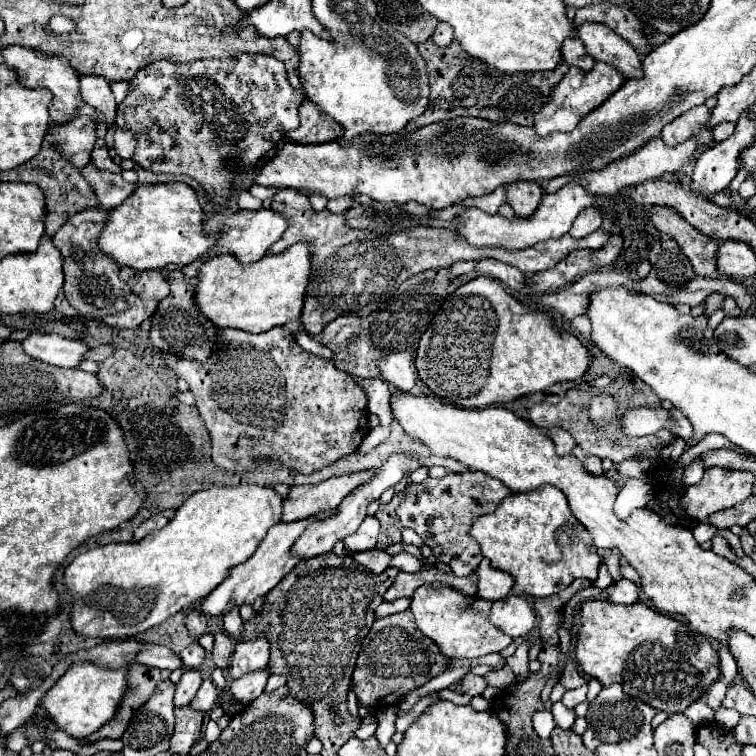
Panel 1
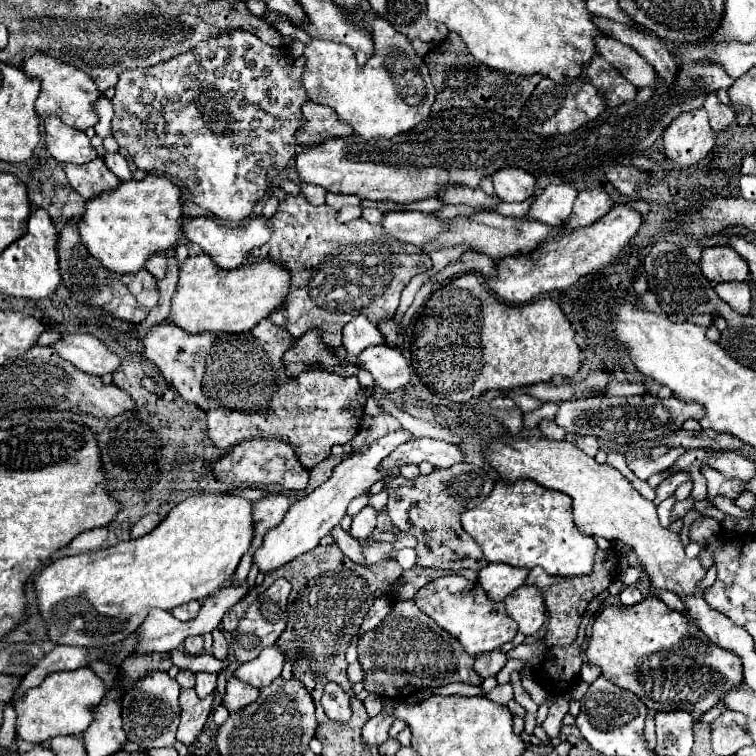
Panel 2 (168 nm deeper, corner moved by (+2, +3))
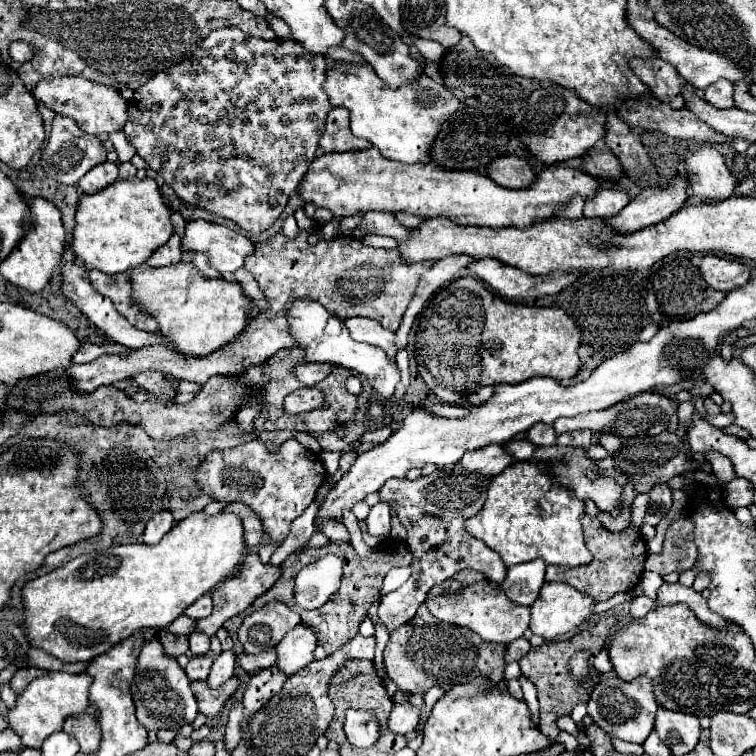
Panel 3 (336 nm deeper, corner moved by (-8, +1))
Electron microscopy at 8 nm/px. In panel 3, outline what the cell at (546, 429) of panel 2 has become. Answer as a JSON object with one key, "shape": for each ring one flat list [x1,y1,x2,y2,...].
{"shape":[[532,426,530,430,526,430,526,440,532,442,534,446,552,446,556,444,556,434,552,426]]}

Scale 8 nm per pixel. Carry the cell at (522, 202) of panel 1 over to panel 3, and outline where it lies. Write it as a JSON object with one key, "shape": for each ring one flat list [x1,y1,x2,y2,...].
{"shape":[[506,154,506,156,490,162,488,176,496,184,500,184,504,188,512,188,512,190,532,186,534,178,536,178,536,174,532,172,532,166,524,158,518,158,514,154]]}

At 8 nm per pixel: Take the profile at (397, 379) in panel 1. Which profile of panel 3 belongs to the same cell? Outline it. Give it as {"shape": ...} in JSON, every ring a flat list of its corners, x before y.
{"shape":[[310,298,292,302,286,318,288,318,288,332,296,340,296,346,304,350,306,362,330,362,330,364,338,364,344,368,352,368,358,374,364,374,368,378,368,382,372,384,372,388,386,402,392,404,392,394,394,394,396,384,400,382,400,372,398,372,396,362,388,360,388,356,382,348,352,340,346,326,342,324,342,320,336,318,334,314,330,314,322,304,318,304,316,300,310,300]]}

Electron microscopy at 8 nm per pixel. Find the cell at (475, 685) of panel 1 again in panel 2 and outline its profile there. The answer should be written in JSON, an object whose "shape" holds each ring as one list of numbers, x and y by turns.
{"shape":[[492,650,492,654,484,654,484,658,476,660,474,664,474,672,484,680,484,678,490,678,490,676,496,676,498,670,504,668,508,656,502,654,500,650]]}

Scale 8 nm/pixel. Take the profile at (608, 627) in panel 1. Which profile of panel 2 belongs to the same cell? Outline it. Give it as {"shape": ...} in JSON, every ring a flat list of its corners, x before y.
{"shape":[[646,598,636,606,606,604,592,624,592,636,586,646,586,660,594,666,600,666,602,676,612,684,640,696,640,700,654,712,684,710,690,714,702,714,718,704,728,688,742,682,740,658,712,644,712,640,708,640,700,628,690,626,680,612,670,610,660,598]]}

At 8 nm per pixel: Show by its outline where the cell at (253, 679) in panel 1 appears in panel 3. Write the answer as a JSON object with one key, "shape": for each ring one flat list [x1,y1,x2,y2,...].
{"shape":[[300,622,276,646,276,650,278,650,276,666,280,666,288,676,298,672,298,670,302,670,304,666,314,662,316,644,318,644,316,632]]}

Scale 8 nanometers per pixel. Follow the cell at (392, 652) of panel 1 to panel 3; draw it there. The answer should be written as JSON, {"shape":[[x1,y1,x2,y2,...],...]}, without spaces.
{"shape":[[422,604,406,626,400,626,390,634,390,642,384,650,384,664,388,676,398,684,402,692,424,694,432,686,450,690,456,684,466,684,476,676,486,674,496,684,504,680,504,644,488,644,476,632,442,622,430,614,426,604]]}

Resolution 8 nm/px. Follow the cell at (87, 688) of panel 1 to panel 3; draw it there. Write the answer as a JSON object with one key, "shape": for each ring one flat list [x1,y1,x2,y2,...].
{"shape":[[48,672,42,678,30,682,30,686,16,698,14,708,6,712,8,726,20,736,24,748,40,748,42,742,62,730,66,716,82,714,88,706,88,688,90,676,88,674,66,674,66,672]]}

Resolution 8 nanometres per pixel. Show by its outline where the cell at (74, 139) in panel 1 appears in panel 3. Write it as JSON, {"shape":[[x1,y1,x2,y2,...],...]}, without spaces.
{"shape":[[56,114,54,124,52,124,52,132,48,138,46,148,42,150,42,170,46,172,48,178,58,180,62,184,76,184,88,170,92,170,94,166,106,162,106,150,102,146,102,142,98,140,98,136,90,136,86,132,82,132,76,122,68,116,60,116]]}

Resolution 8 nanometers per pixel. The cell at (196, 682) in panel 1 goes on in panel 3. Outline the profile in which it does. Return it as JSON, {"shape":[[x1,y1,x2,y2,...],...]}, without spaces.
{"shape":[[204,654,204,656,192,656,184,670,190,680,206,680,210,666,212,666,212,656]]}

